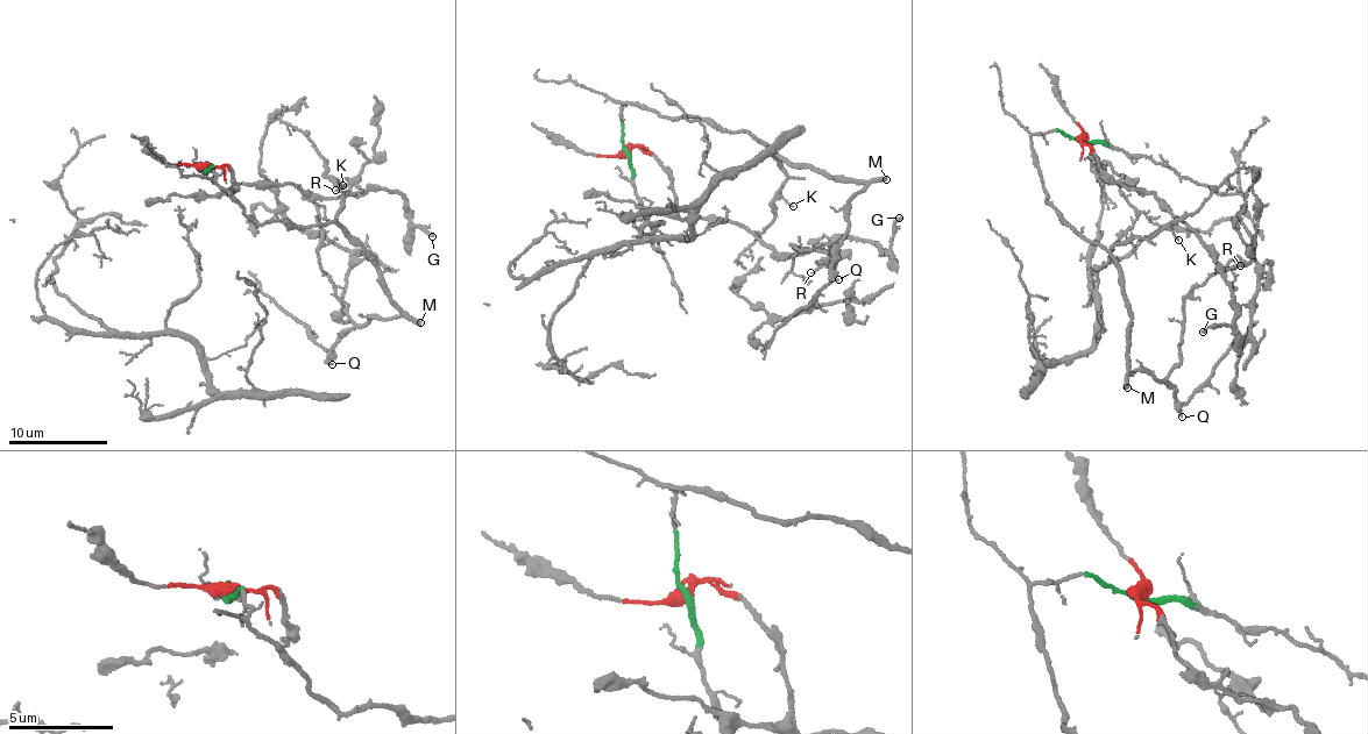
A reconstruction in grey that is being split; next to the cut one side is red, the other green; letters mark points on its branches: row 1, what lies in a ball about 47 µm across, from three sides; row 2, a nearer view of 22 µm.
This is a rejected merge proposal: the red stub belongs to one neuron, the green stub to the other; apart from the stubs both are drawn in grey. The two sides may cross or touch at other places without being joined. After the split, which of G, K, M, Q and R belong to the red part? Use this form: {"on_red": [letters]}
{"on_red": ["G", "R"]}

